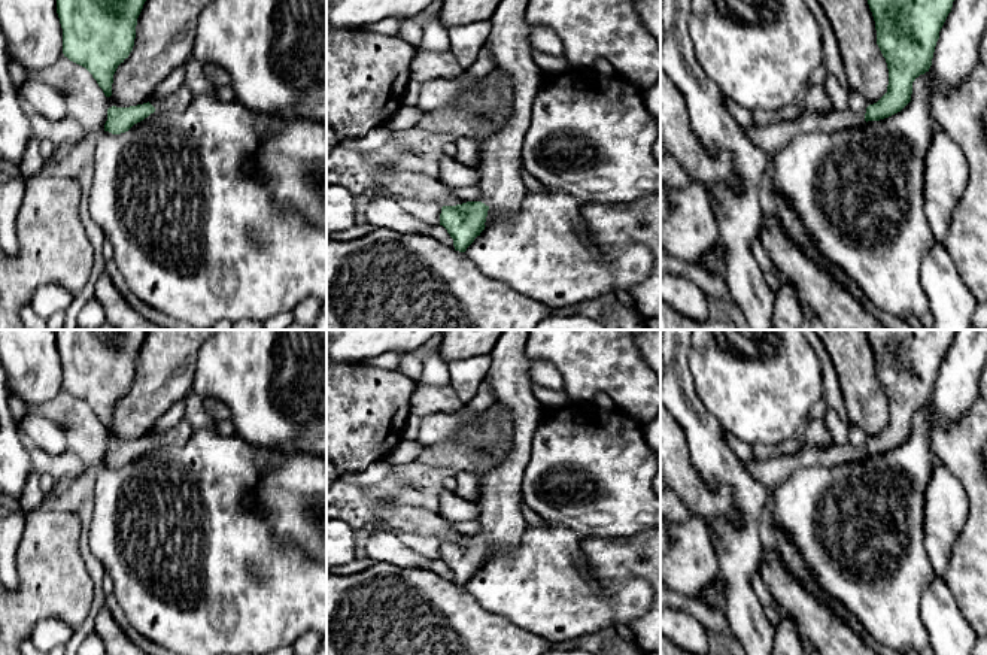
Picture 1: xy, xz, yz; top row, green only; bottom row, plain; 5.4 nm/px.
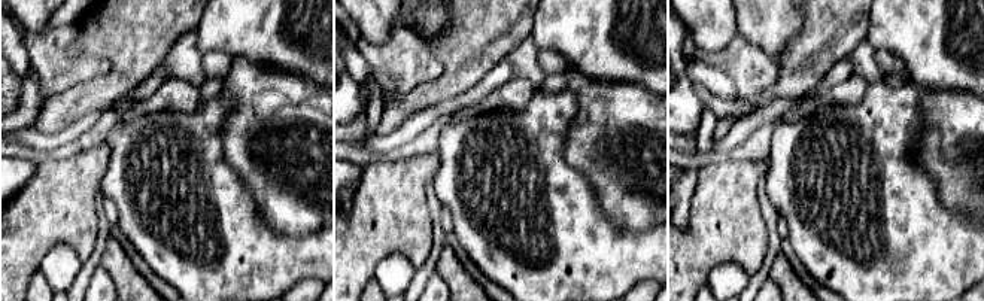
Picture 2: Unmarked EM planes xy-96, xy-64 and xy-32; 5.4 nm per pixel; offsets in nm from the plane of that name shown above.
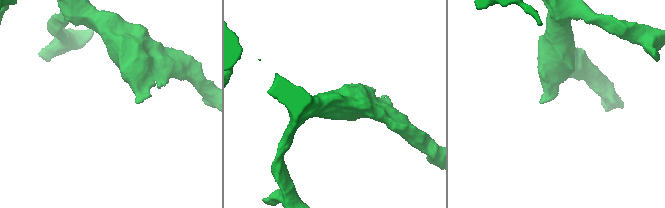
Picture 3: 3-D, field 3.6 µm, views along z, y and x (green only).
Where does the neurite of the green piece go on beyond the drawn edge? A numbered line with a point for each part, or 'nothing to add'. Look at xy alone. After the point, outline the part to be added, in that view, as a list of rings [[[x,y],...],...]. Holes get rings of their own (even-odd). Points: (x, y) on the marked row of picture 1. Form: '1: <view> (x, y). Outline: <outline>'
nothing to add

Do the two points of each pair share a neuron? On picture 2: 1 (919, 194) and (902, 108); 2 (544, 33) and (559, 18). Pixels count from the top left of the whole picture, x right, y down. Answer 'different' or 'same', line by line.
1: same
2: same

